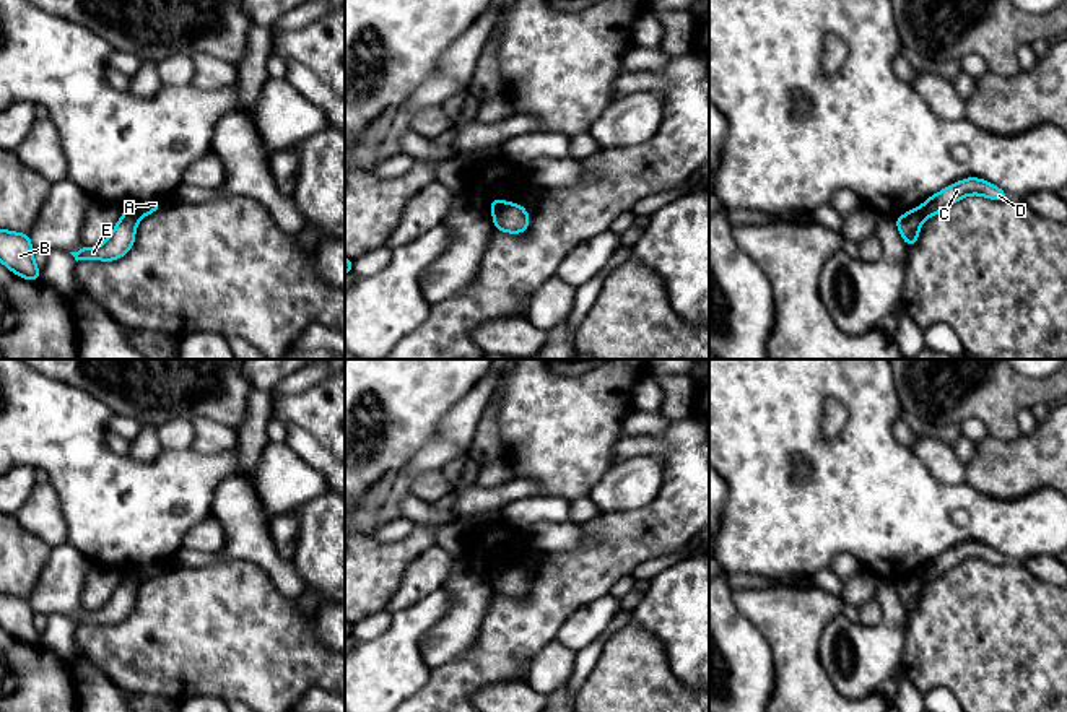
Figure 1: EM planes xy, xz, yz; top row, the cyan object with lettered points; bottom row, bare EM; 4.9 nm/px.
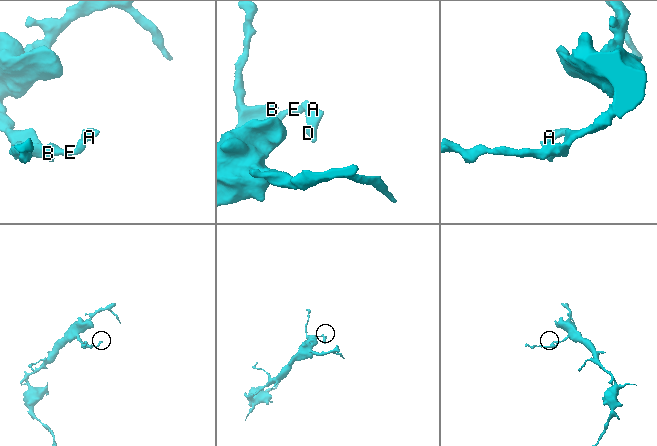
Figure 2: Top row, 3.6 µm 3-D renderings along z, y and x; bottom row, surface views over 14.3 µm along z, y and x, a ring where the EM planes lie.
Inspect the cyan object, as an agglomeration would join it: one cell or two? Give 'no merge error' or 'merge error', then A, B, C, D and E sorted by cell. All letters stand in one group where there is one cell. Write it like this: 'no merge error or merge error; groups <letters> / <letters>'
merge error; groups A C D / B E

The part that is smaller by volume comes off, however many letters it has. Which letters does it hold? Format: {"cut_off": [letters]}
{"cut_off": ["A", "C", "D"]}

